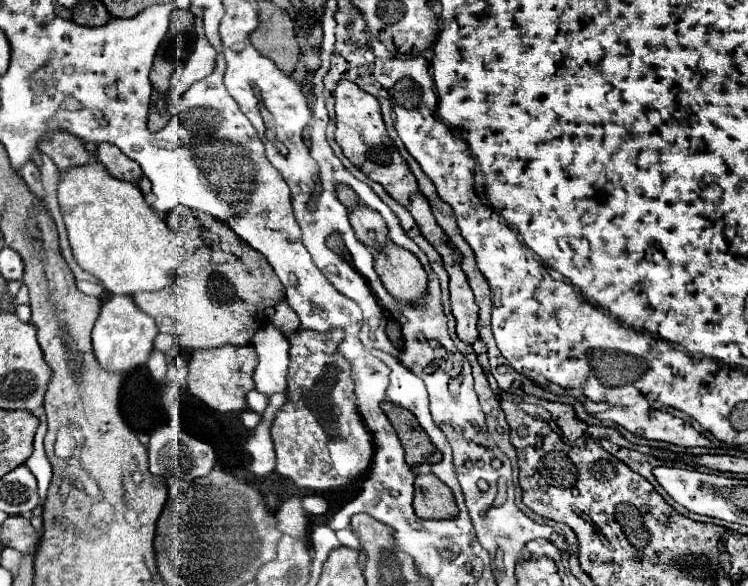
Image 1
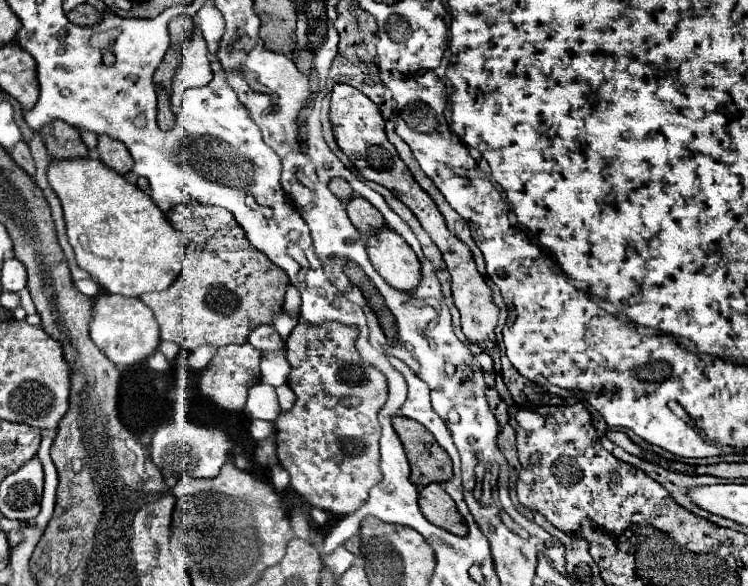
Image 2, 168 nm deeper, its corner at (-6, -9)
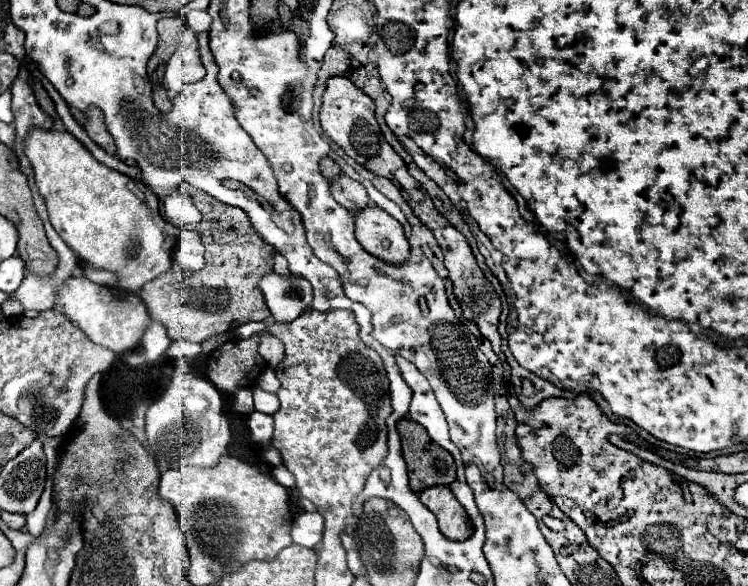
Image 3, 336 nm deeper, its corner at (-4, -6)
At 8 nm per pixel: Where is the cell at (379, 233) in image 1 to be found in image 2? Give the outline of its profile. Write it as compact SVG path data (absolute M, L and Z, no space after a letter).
M352 197L346 205L346 211L354 227L364 237L368 237L374 229L380 229L384 225L384 217L380 215L380 211L372 203L368 203L364 197Z

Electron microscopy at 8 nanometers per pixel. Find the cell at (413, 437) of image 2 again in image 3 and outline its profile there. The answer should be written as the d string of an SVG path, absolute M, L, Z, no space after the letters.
M414 420L398 422L402 438L402 454L408 464L410 488L420 492L428 486L448 486L456 480L456 466L450 452L434 444L428 432Z

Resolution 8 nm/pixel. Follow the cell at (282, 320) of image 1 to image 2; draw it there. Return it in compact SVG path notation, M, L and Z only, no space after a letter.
M288 285L286 289L286 299L284 299L284 307L282 307L286 313L298 317L300 315L300 293L298 289L294 289L294 285Z

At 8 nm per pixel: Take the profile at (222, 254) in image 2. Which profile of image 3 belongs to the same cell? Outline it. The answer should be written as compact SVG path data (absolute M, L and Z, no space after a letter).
M190 188L190 194L202 212L202 220L182 228L172 268L148 282L140 290L140 298L152 320L166 328L170 340L202 342L214 334L232 332L244 322L262 322L270 316L258 282L272 272L274 246L268 246L252 230L240 208L220 204L194 188Z

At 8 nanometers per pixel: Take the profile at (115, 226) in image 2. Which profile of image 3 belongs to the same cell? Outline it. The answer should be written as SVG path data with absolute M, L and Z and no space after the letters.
M32 130L26 138L26 156L32 162L36 184L46 200L52 226L84 264L116 274L118 288L126 292L138 292L146 282L170 270L172 250L178 244L180 228L160 216L160 200L150 188L142 186L144 196L132 190L132 184L140 180L132 180L130 176L100 164L74 136L70 136L70 132Z

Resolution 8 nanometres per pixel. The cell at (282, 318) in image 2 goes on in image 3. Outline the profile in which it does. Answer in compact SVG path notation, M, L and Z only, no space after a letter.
M272 272L260 280L260 288L264 292L266 306L270 308L276 322L292 322L304 314L312 302L312 286L308 286L304 280L294 278L292 274L288 278L282 278Z

